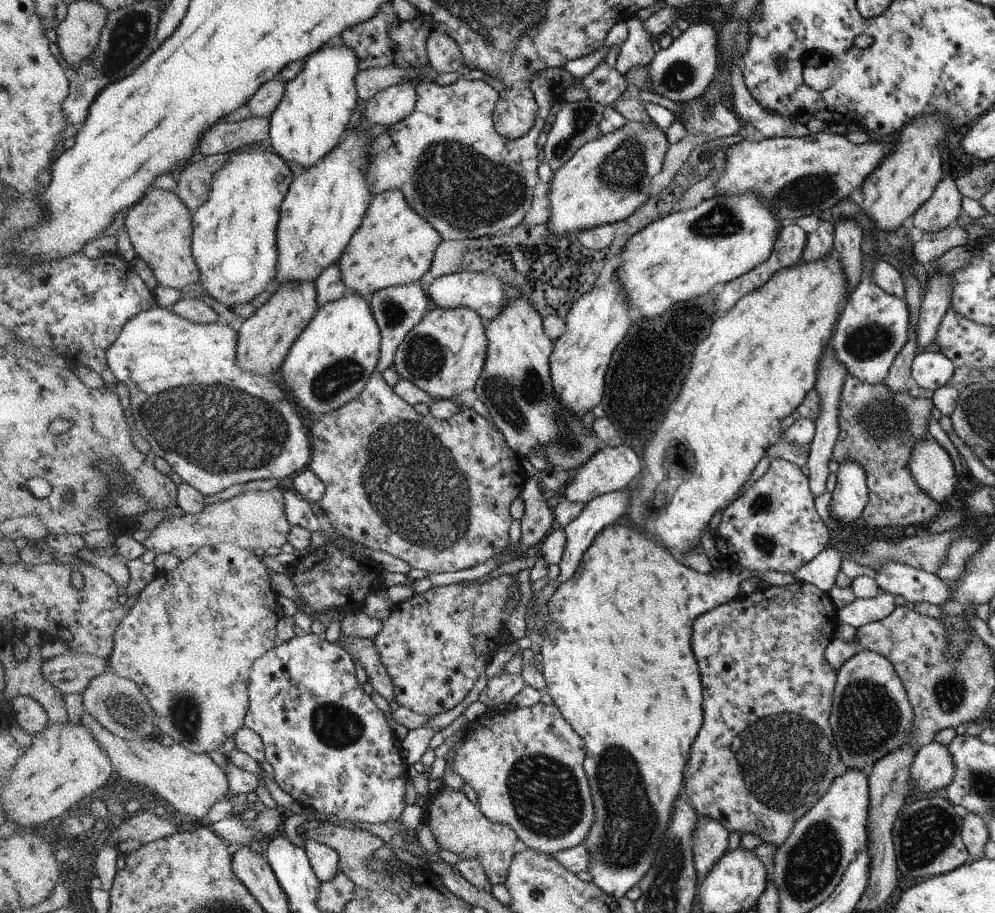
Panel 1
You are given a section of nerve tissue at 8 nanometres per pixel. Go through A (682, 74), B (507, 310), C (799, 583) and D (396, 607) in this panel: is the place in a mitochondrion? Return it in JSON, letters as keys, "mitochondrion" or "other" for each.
{"A":"mitochondrion","B":"other","C":"other","D":"other"}

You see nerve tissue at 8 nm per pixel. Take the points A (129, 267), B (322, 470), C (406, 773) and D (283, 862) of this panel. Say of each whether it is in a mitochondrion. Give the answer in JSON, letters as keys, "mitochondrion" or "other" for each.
{"A":"other","B":"other","C":"other","D":"other"}

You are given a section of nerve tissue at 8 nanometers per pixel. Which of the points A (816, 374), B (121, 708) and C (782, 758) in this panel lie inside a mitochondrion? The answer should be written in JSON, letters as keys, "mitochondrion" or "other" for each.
{"A":"other","B":"mitochondrion","C":"mitochondrion"}

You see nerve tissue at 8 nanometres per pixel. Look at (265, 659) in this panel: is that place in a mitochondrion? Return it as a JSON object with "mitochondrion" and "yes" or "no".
{"mitochondrion":"no"}

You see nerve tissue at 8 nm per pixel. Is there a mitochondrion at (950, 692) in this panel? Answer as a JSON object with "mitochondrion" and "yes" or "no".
{"mitochondrion":"yes"}

